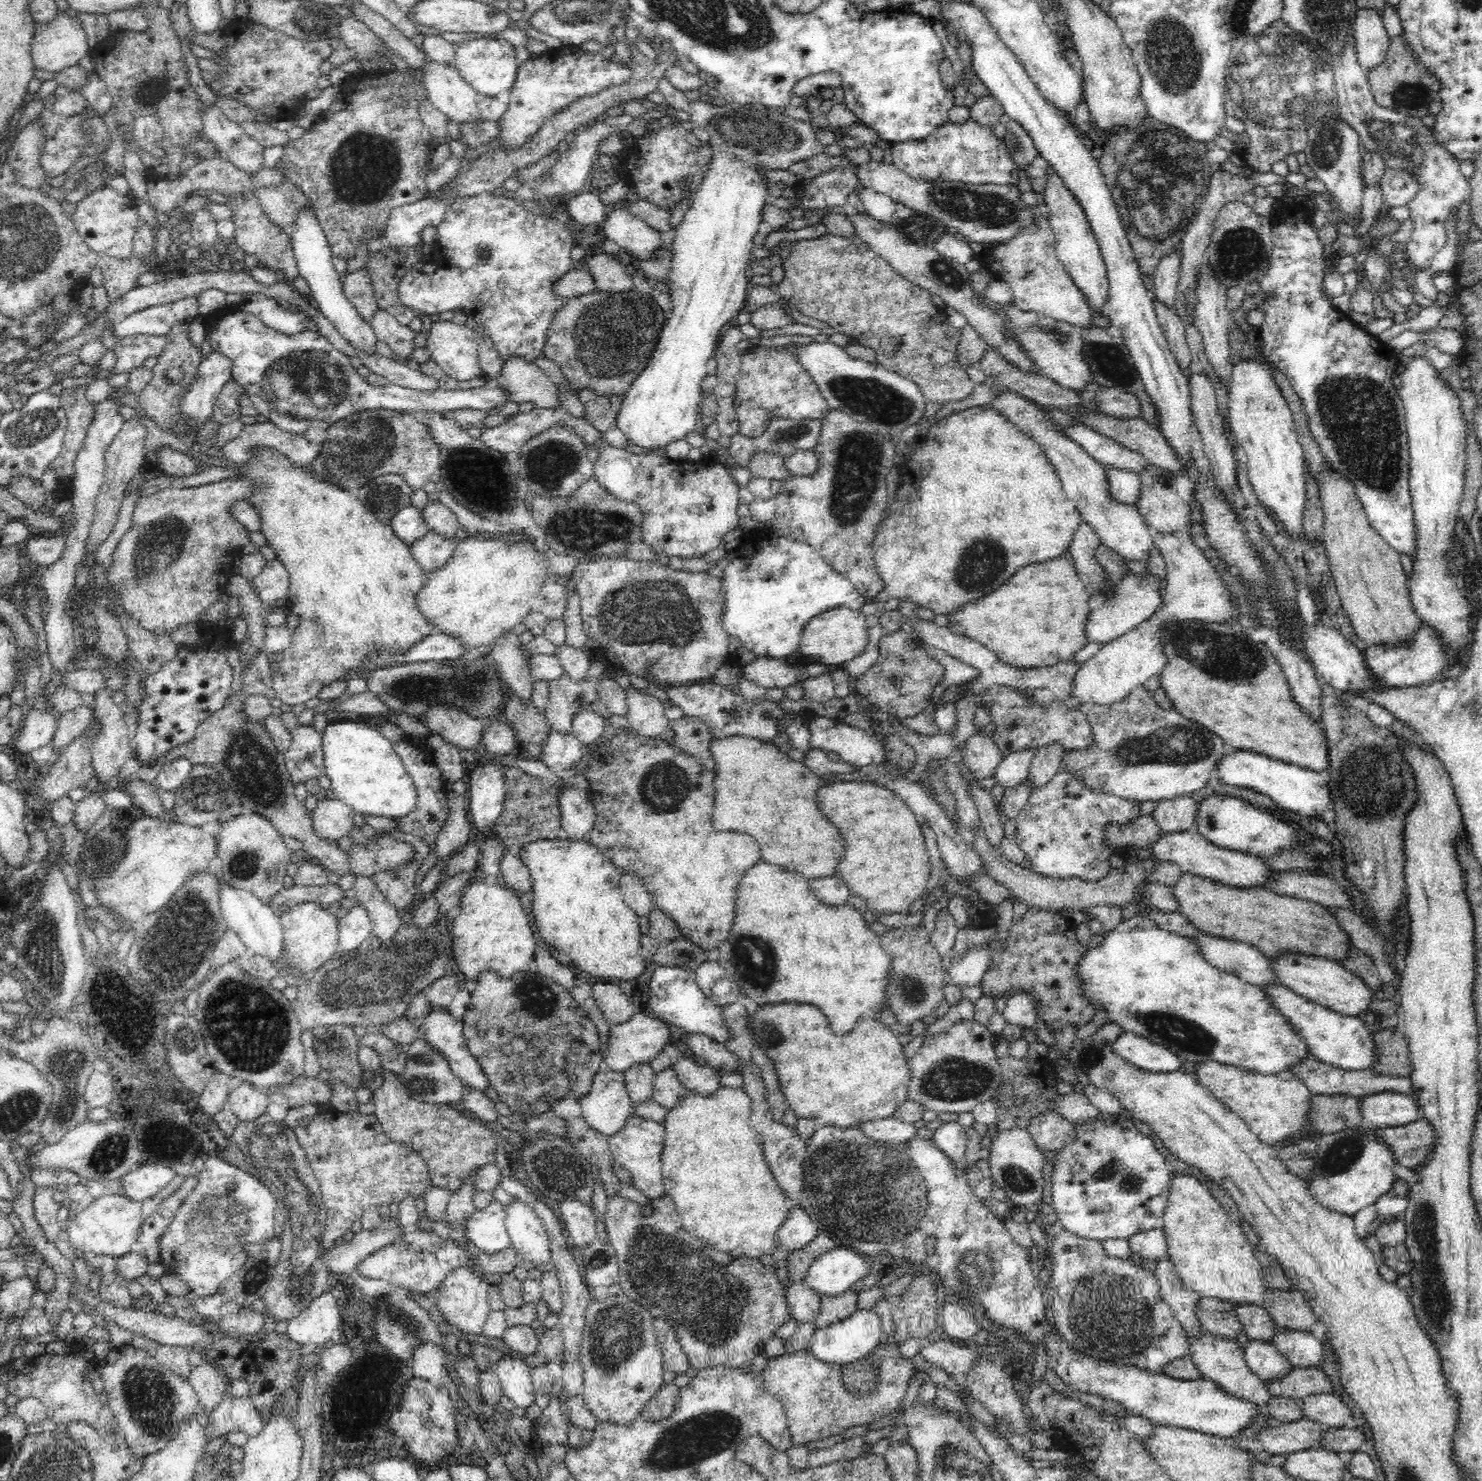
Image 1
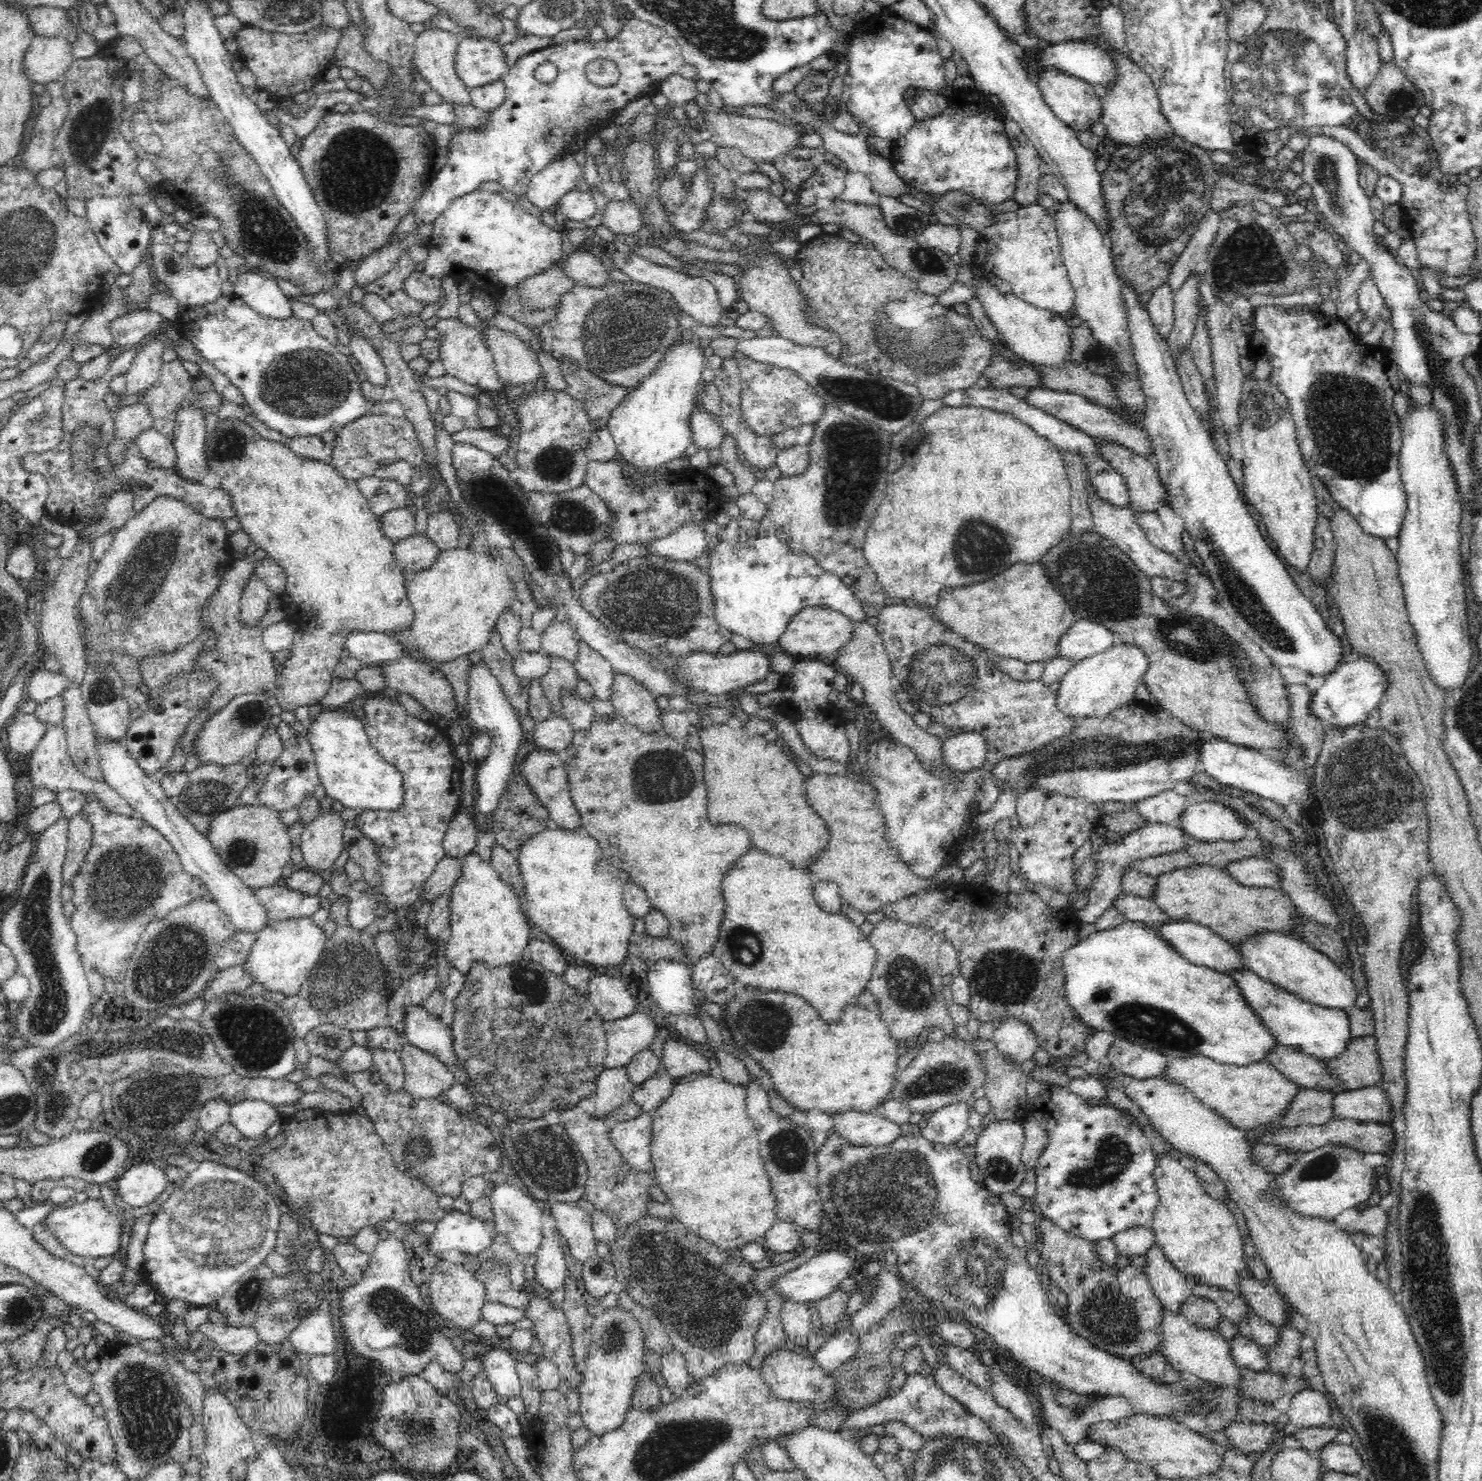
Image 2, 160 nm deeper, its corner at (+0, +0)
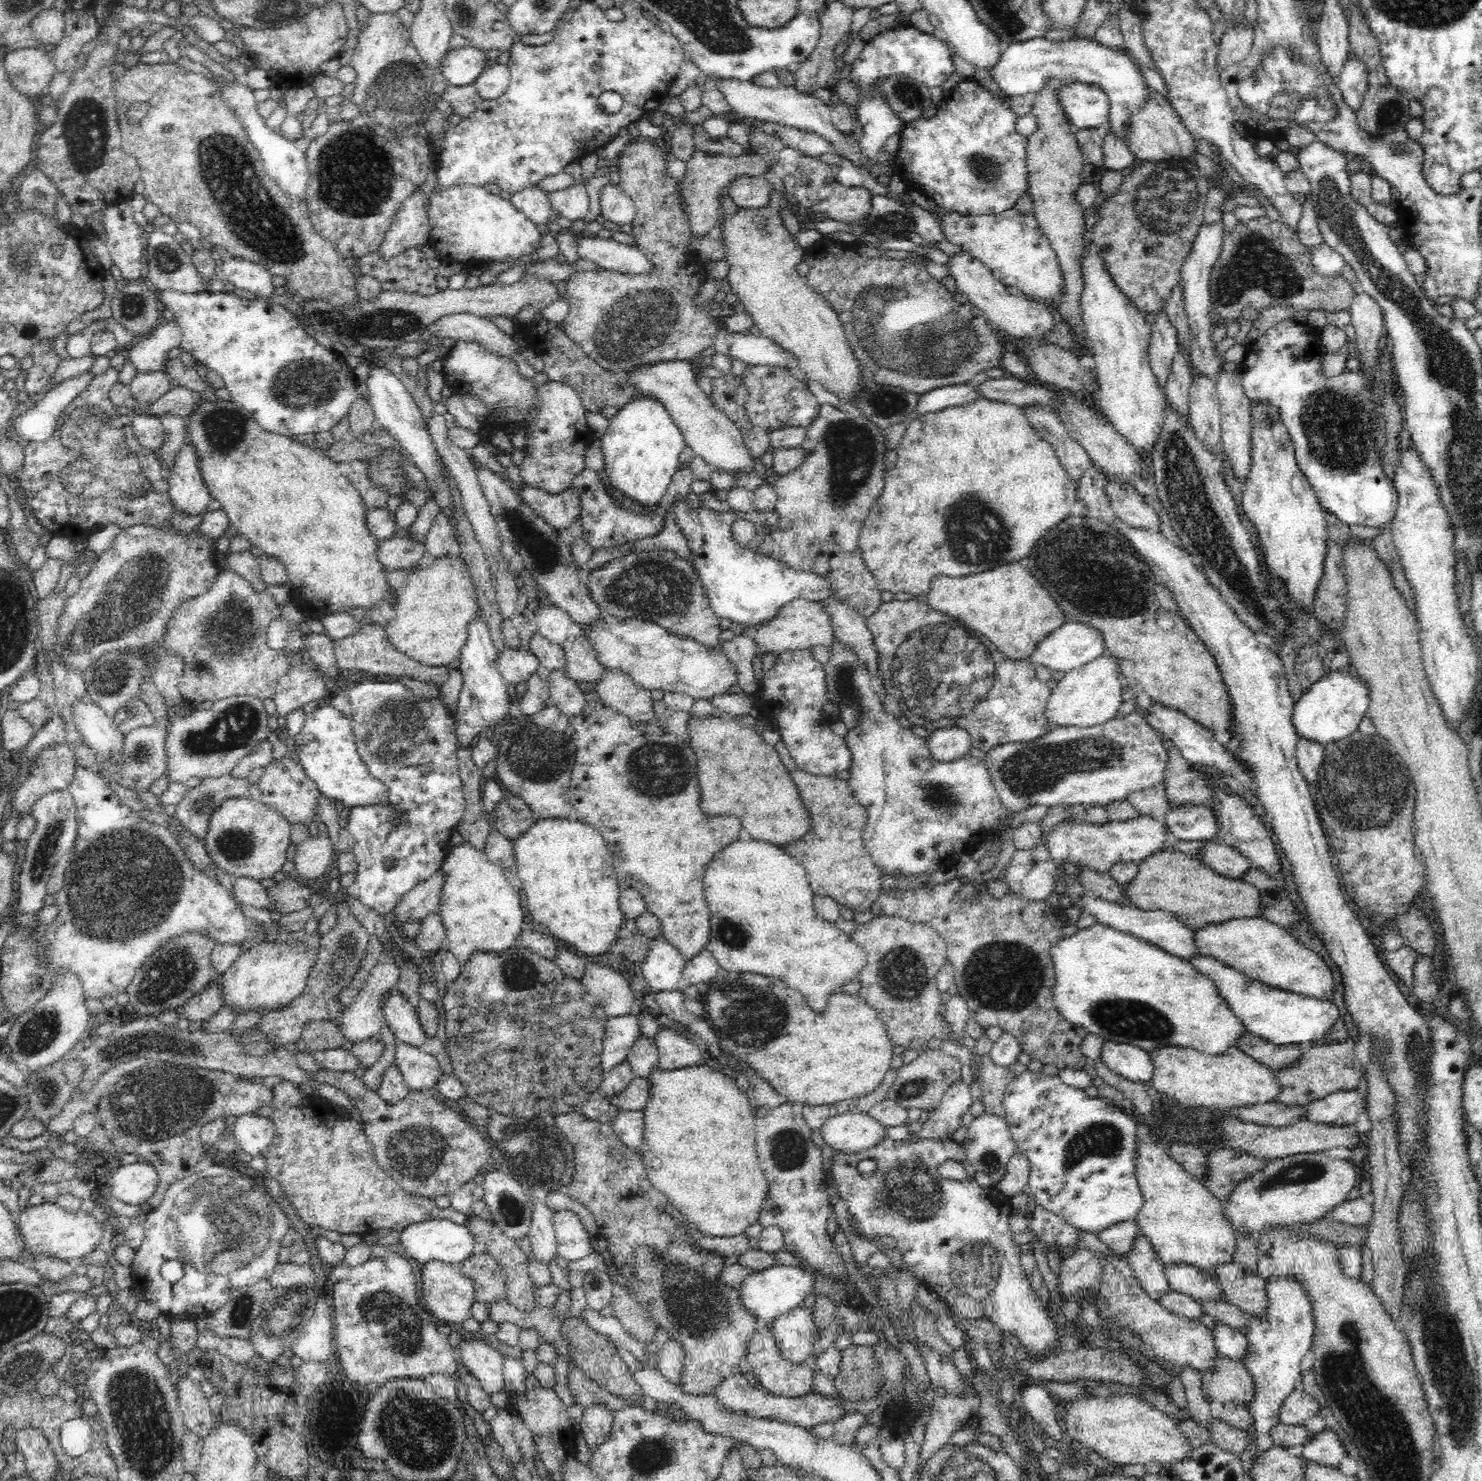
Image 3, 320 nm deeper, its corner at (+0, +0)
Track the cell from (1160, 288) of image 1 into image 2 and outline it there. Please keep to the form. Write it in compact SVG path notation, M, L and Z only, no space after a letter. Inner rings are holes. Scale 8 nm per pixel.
M1166 280L1152 292L1146 308L1156 330L1166 339L1169 337L1174 324L1174 295L1175 293L1171 291L1170 285Z

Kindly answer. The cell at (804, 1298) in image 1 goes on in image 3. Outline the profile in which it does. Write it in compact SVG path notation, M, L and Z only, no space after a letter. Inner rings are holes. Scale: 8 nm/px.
M793 1308L777 1315L768 1327L784 1360L803 1363L812 1355L816 1332L811 1309Z

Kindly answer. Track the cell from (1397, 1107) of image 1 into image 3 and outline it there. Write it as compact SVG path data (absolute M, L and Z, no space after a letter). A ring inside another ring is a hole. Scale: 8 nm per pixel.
M1356 1089L1336 1092L1305 1105L1301 1120L1353 1125L1362 1112L1363 1104L1364 1099Z

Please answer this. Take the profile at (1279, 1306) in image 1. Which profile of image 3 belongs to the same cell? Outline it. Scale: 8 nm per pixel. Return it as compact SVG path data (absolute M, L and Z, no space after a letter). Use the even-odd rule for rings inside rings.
M1229 1262L1216 1268L1218 1286L1223 1290L1224 1300L1235 1304L1242 1312L1258 1316L1263 1313L1269 1301L1267 1298L1267 1282L1259 1276L1244 1276L1243 1267Z

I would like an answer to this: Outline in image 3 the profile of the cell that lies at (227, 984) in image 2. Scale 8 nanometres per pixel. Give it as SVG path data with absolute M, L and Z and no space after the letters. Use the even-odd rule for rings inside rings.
M212 982L206 990L191 1001L183 1004L177 1011L180 1019L190 1019L190 1024L208 1021L222 1008L222 987L218 982Z

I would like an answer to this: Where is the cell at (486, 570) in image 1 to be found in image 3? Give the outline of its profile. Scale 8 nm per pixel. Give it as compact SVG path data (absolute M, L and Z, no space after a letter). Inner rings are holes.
M453 553L433 558L426 566L420 566L409 573L406 584L396 591L400 604L394 610L396 618L390 619L385 625L385 637L396 650L432 668L457 664L459 650L466 644L469 636L468 626L479 620L481 609L477 603L477 594L474 594L474 581L470 570L468 565L463 564L462 558Z

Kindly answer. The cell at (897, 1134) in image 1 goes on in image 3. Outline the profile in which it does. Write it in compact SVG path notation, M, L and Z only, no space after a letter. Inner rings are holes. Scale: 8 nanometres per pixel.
M844 1111L826 1118L821 1126L823 1140L830 1148L856 1152L872 1148L886 1138L887 1127L864 1111Z

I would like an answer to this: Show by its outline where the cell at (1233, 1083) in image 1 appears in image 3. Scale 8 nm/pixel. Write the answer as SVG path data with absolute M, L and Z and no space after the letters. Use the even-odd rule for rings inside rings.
M1174 1045L1152 1049L1147 1053L1155 1063L1155 1072L1149 1085L1154 1086L1160 1094L1170 1095L1179 1099L1184 1106L1193 1106L1194 1109L1244 1108L1274 1102L1283 1092L1273 1070L1239 1048L1232 1048L1228 1054L1220 1056Z

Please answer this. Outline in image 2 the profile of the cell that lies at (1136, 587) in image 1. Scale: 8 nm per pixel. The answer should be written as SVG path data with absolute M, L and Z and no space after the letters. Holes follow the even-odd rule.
M1076 620L1060 640L1060 658L1084 660L1101 651L1108 650L1118 641L1113 630L1091 620Z

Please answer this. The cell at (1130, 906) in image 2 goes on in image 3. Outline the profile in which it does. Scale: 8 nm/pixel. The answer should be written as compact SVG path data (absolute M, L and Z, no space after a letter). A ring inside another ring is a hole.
M1083 868L1079 881L1086 891L1093 892L1104 900L1131 906L1130 901L1123 896L1121 884L1110 876L1105 876L1105 874L1100 874L1092 869Z

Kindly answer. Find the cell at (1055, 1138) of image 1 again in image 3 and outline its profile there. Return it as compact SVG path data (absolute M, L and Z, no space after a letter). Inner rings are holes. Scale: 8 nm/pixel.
M1016 1151L1007 1162L1003 1180L994 1185L1006 1197L1013 1197L1026 1190L1030 1172L1030 1161L1021 1151Z

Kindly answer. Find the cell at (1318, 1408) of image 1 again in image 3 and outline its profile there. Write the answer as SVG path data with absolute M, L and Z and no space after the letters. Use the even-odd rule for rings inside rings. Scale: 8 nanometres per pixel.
M1303 1390L1292 1391L1284 1399L1279 1412L1280 1423L1284 1425L1304 1425L1309 1418L1319 1414L1319 1402Z

